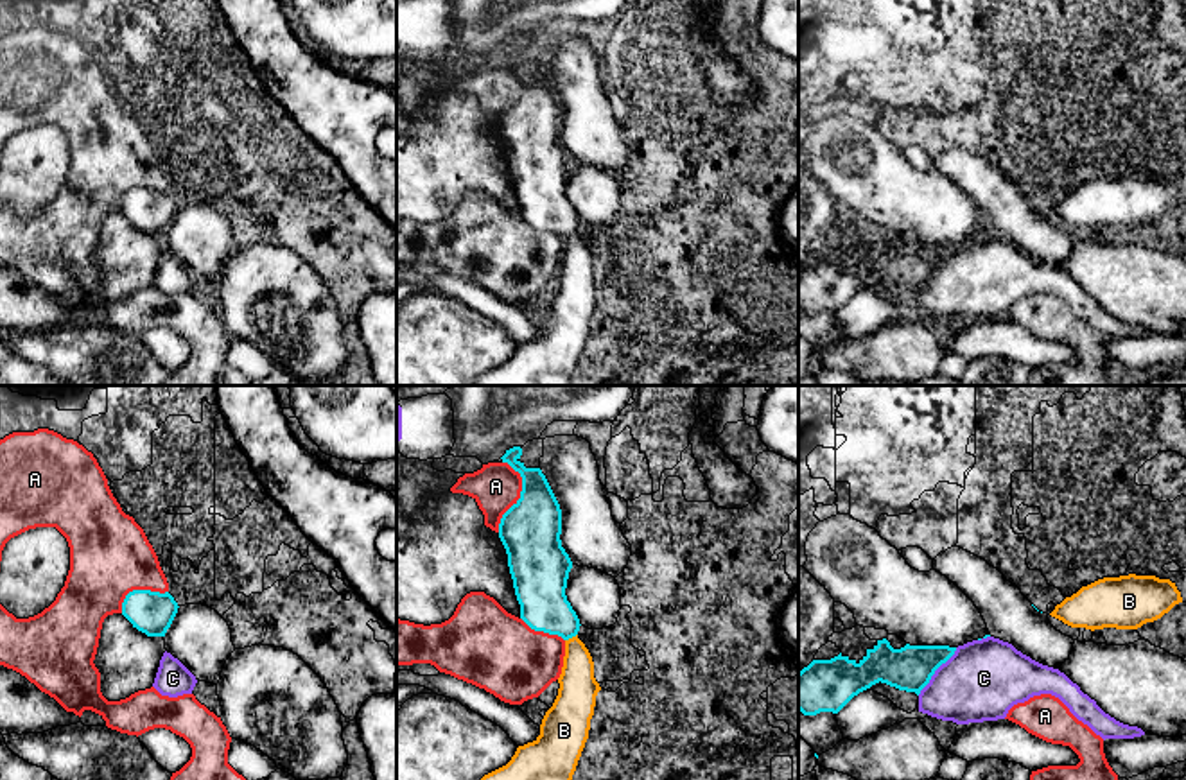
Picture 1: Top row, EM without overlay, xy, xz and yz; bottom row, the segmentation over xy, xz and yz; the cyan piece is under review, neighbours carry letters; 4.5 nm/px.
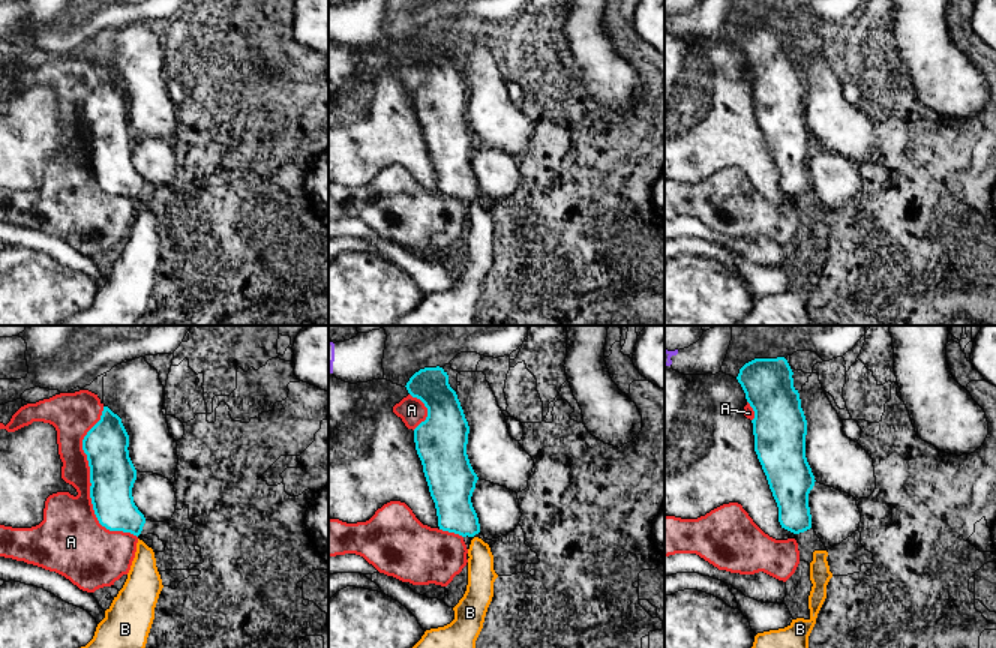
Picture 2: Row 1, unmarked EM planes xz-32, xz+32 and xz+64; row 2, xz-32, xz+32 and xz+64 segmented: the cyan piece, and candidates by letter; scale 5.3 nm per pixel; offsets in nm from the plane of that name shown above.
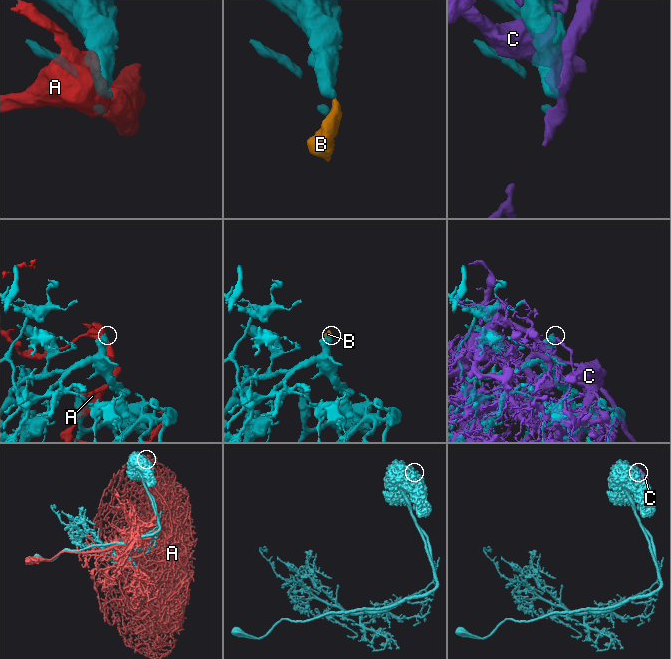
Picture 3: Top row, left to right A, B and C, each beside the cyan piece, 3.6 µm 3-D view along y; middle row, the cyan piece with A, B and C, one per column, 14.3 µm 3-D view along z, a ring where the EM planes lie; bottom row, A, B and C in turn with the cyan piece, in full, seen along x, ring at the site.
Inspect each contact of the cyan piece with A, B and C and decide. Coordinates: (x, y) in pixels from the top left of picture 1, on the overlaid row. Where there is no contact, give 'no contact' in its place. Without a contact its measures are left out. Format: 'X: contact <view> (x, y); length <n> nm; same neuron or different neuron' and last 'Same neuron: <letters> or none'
A: contact xz (521, 497); length 320 nm; different neuron
B: contact xz (571, 637); length 70 nm; same neuron
C: contact yz (935, 669); length 280 nm; different neuron
Same neuron: B

